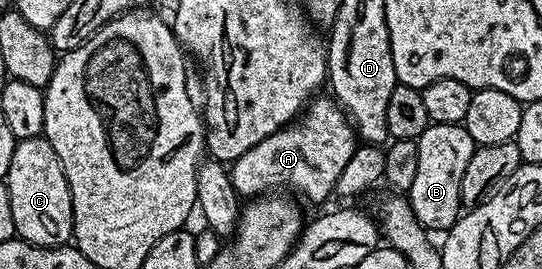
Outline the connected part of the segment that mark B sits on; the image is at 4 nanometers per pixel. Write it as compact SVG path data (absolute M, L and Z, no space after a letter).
M431 124L417 138L420 163L408 199L422 227L431 233L445 233L458 221L464 205L460 198L460 182L475 150L475 142L462 124Z

